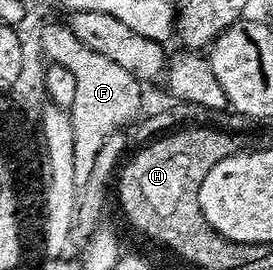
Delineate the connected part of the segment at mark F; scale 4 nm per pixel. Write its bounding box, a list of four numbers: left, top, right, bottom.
[40,23,141,182]

